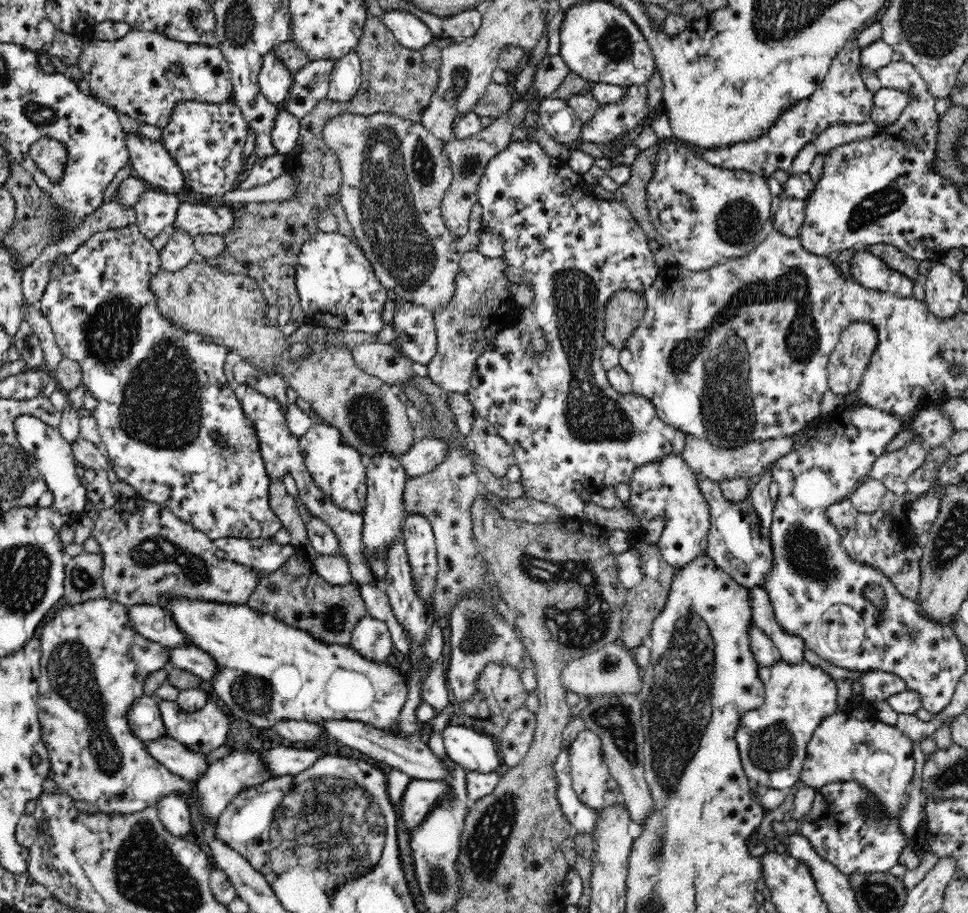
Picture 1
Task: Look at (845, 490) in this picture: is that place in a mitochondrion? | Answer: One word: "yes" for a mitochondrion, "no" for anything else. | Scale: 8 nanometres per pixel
no

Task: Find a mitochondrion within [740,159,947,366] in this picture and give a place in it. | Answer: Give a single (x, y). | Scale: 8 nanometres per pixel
(884, 200)

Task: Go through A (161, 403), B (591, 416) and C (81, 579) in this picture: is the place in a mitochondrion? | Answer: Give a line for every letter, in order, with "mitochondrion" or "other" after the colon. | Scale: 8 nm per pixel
A: mitochondrion
B: mitochondrion
C: mitochondrion

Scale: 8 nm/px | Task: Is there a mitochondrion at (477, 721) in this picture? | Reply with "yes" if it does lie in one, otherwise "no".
no

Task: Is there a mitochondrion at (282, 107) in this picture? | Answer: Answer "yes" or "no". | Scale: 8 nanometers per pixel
no

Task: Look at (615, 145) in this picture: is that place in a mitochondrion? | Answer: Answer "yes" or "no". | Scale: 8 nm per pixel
no

